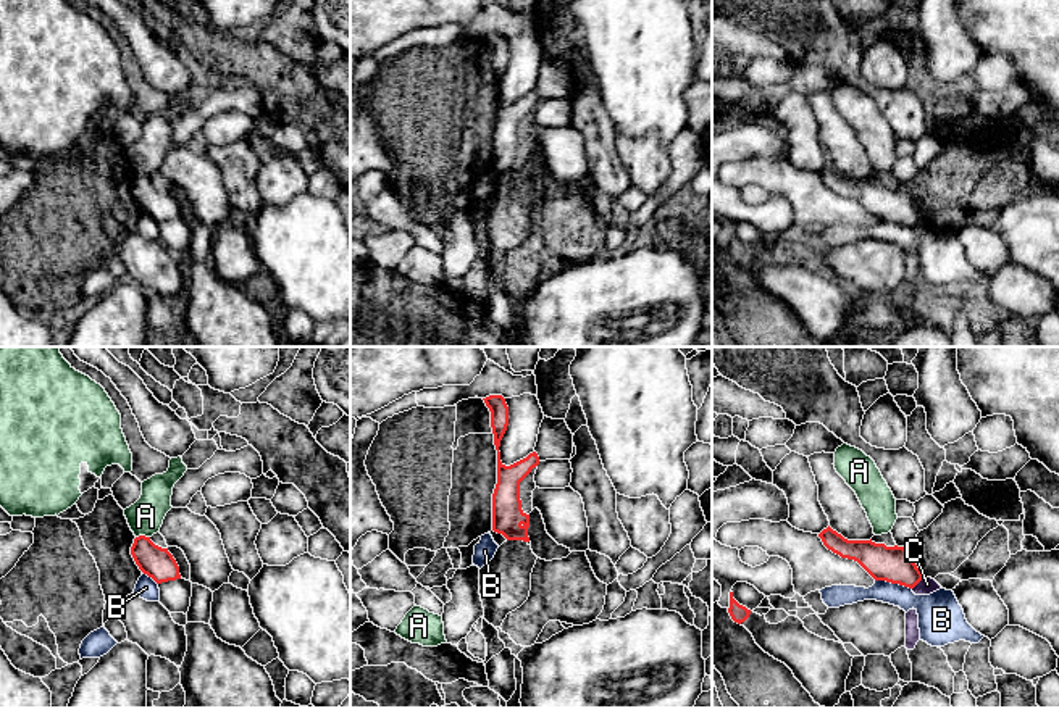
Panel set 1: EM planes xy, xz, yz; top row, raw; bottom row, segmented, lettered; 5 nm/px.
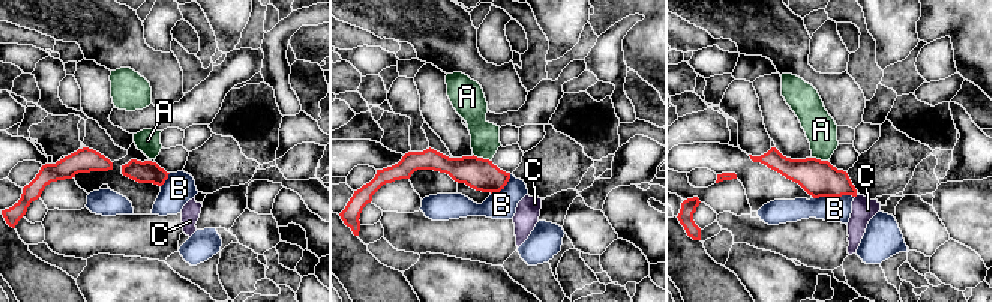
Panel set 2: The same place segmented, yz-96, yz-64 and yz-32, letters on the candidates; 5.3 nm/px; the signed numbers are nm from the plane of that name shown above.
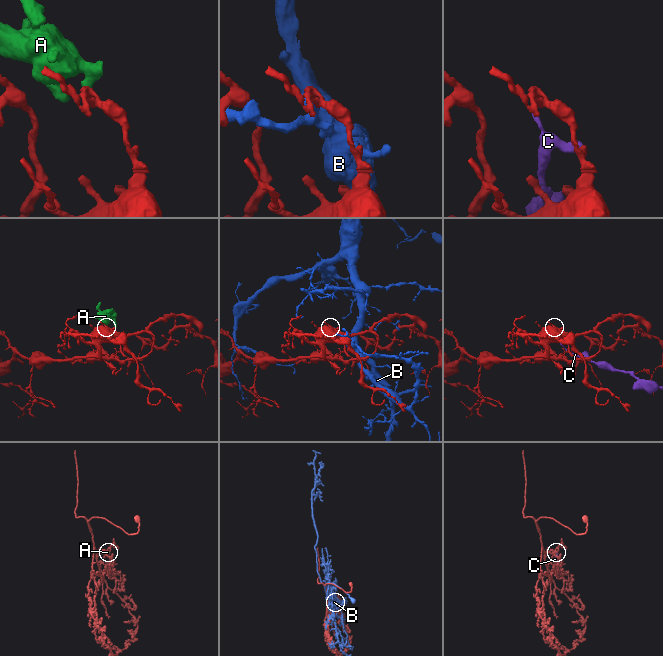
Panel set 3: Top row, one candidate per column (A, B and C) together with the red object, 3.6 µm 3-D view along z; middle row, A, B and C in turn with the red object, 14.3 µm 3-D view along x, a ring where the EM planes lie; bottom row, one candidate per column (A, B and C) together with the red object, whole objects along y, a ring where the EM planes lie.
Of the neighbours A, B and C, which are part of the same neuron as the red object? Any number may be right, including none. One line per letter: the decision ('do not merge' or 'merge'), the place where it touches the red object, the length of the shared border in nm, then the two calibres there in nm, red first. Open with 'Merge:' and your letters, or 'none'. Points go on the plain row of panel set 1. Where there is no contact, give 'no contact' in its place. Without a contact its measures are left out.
Merge: none
A: do not merge | xy (142, 174) | 70 nm | 160/180 nm
B: do not merge | yz (893, 221) | 190 nm | 180/170 nm
C: do not merge | yz (919, 220) | 100 nm | 180/90 nm

